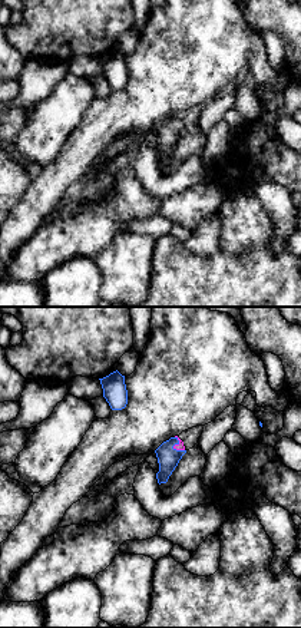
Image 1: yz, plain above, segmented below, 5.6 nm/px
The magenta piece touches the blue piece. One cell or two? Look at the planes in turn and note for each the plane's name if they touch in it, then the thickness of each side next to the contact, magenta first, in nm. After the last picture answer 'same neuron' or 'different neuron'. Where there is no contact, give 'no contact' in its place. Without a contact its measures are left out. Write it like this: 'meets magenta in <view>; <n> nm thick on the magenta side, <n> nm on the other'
meets magenta in yz; 40 nm thick on the magenta side, 130 nm on the other

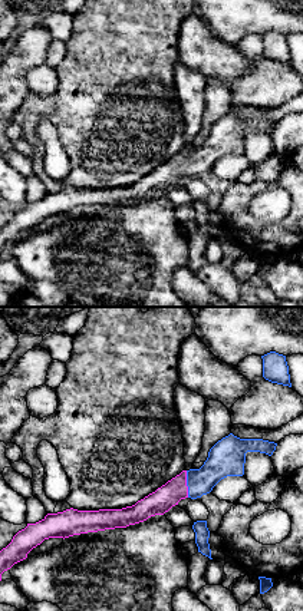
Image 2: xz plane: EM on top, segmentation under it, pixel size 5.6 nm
meets magenta in xz; 140 nm thick on the magenta side, 180 nm on the other

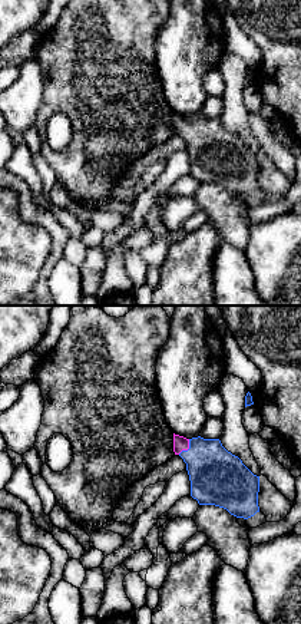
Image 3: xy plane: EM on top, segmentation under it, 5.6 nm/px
meets magenta in xy; 80 nm thick on the magenta side, 300 nm on the other

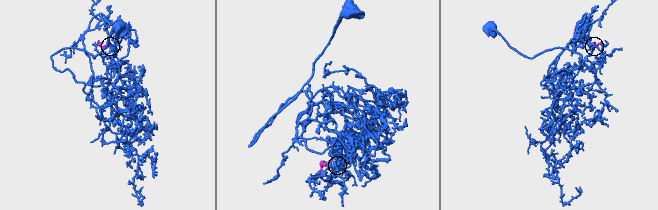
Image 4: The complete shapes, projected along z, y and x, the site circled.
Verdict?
same neuron

